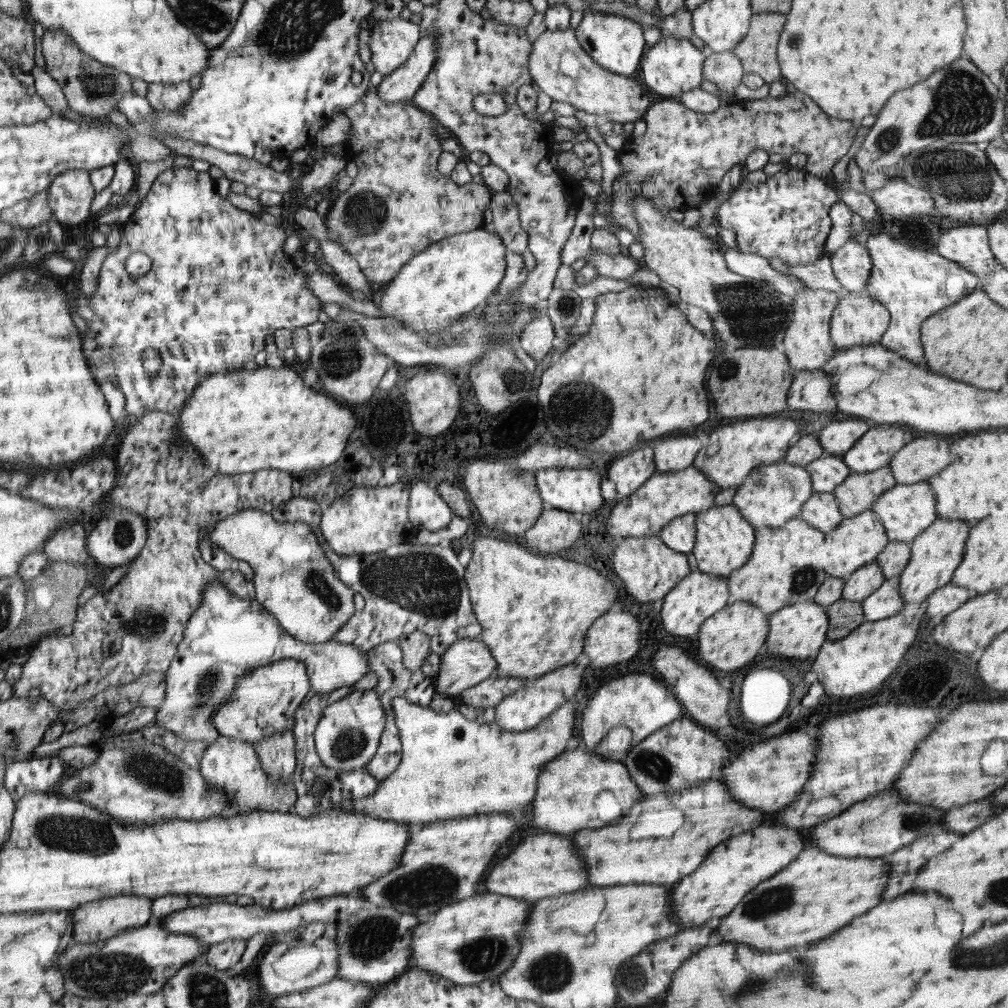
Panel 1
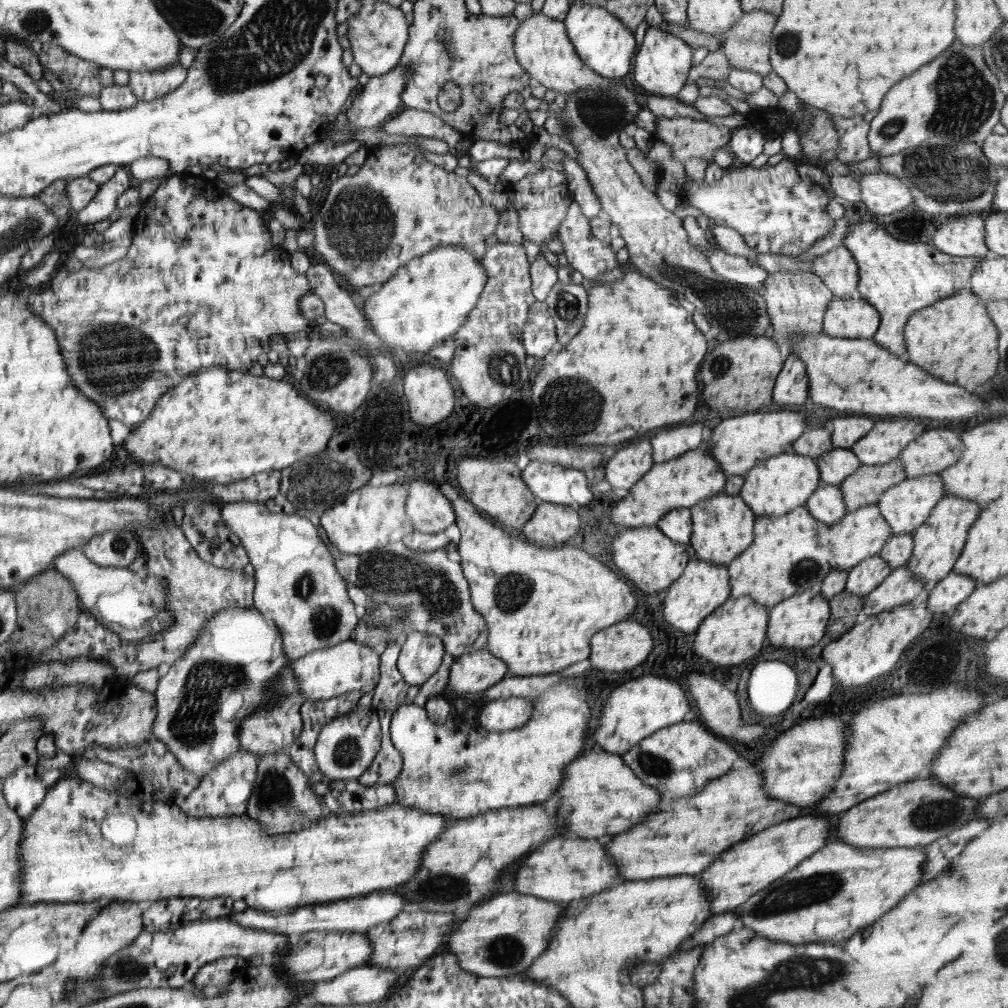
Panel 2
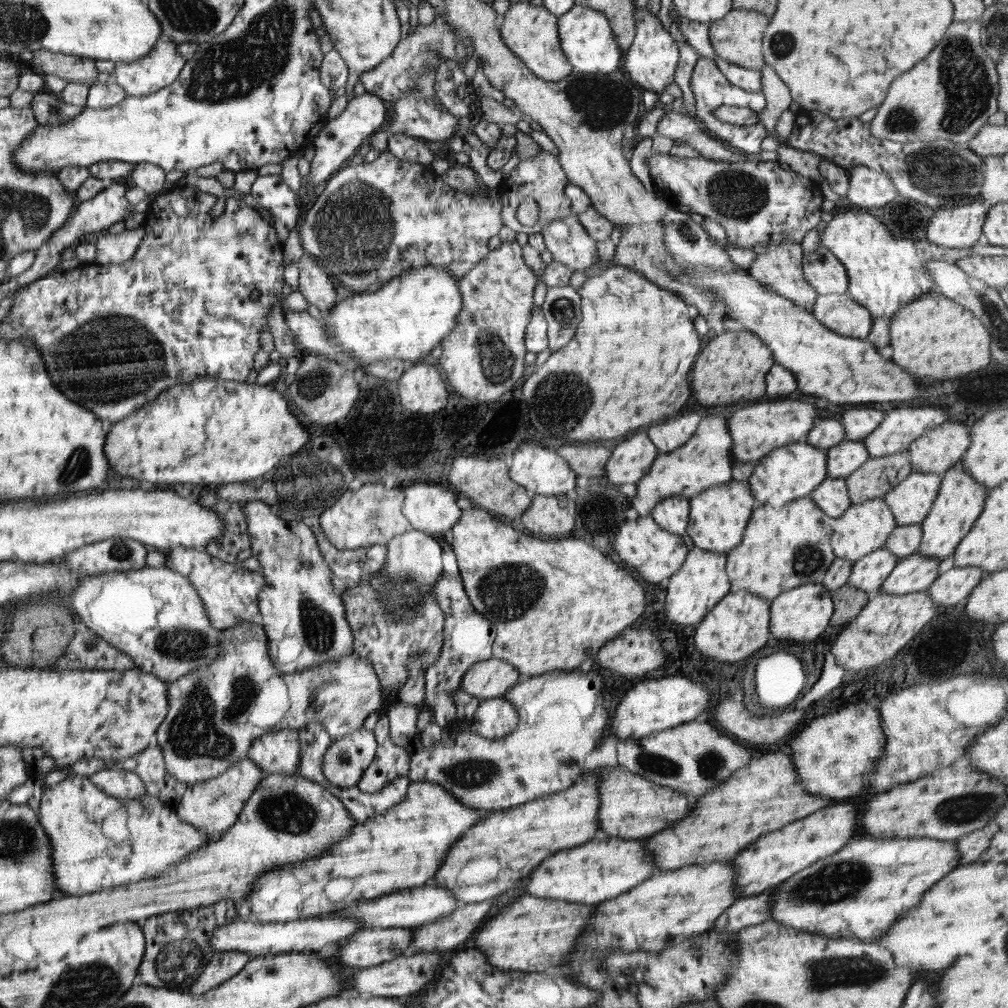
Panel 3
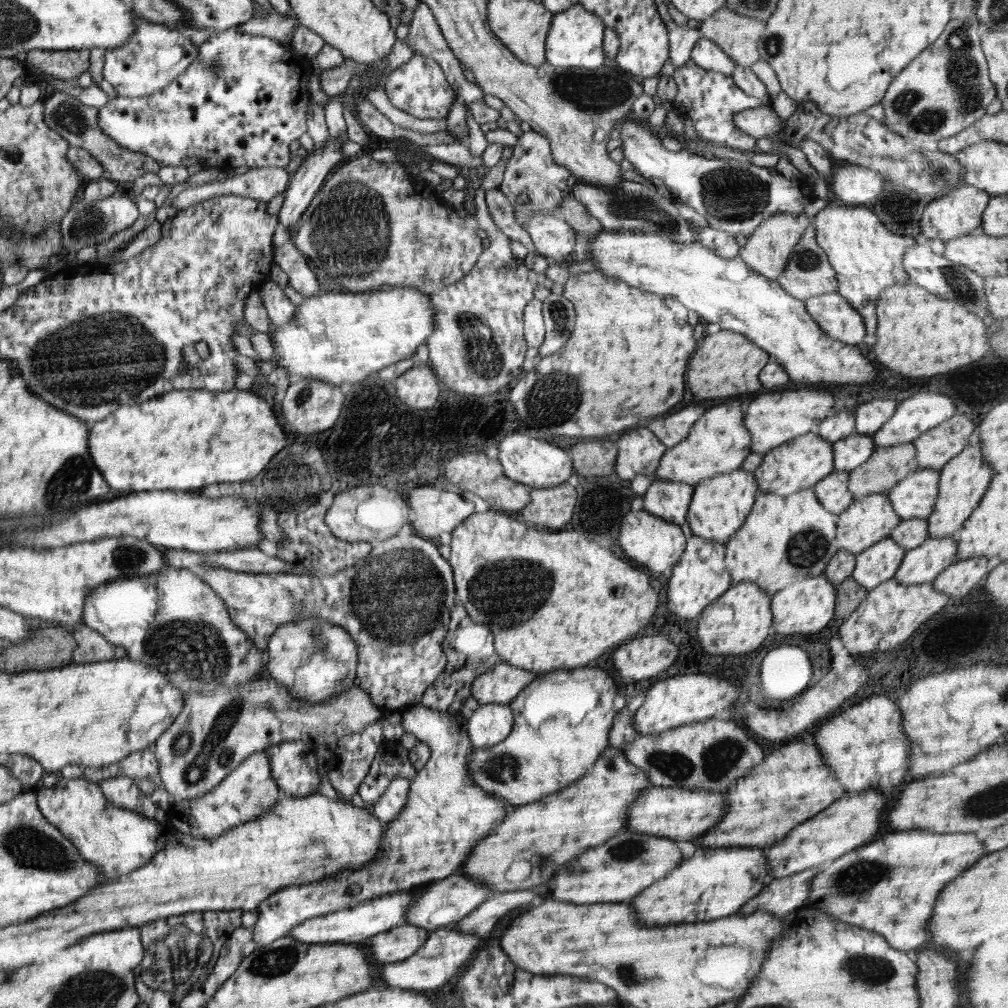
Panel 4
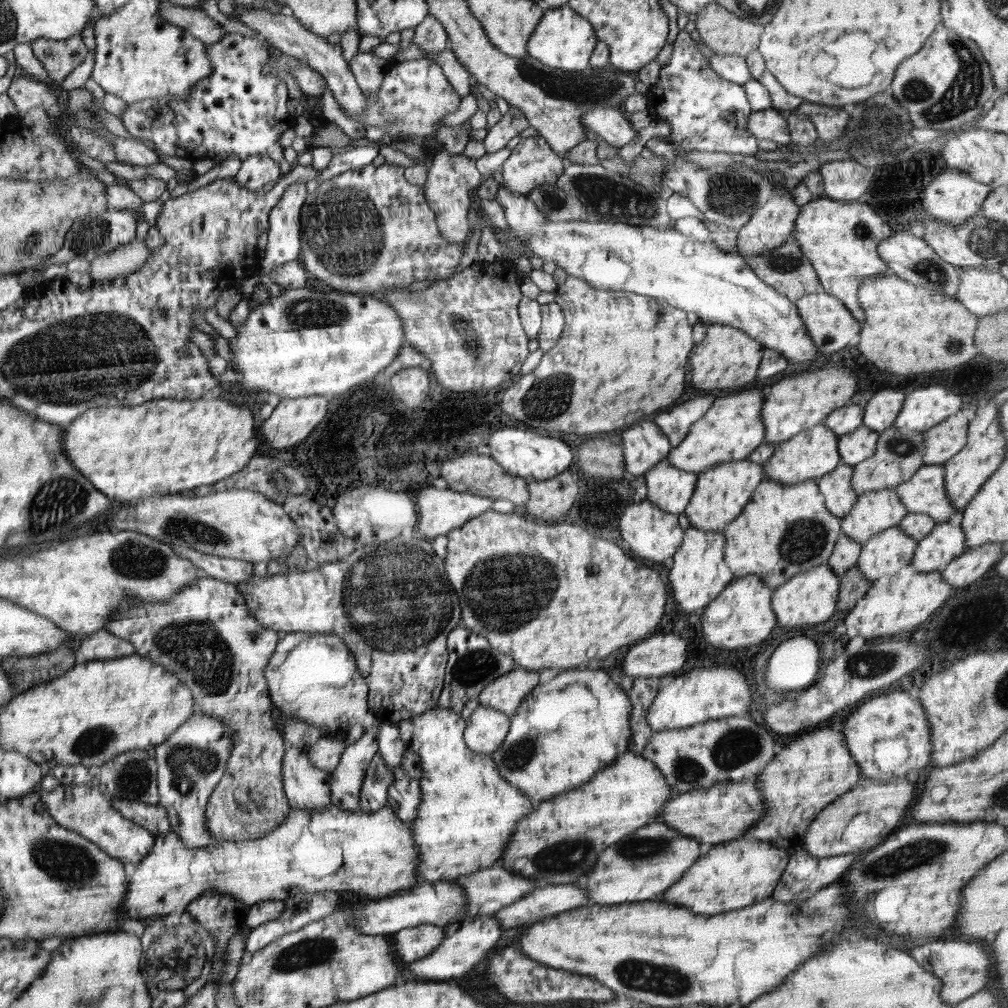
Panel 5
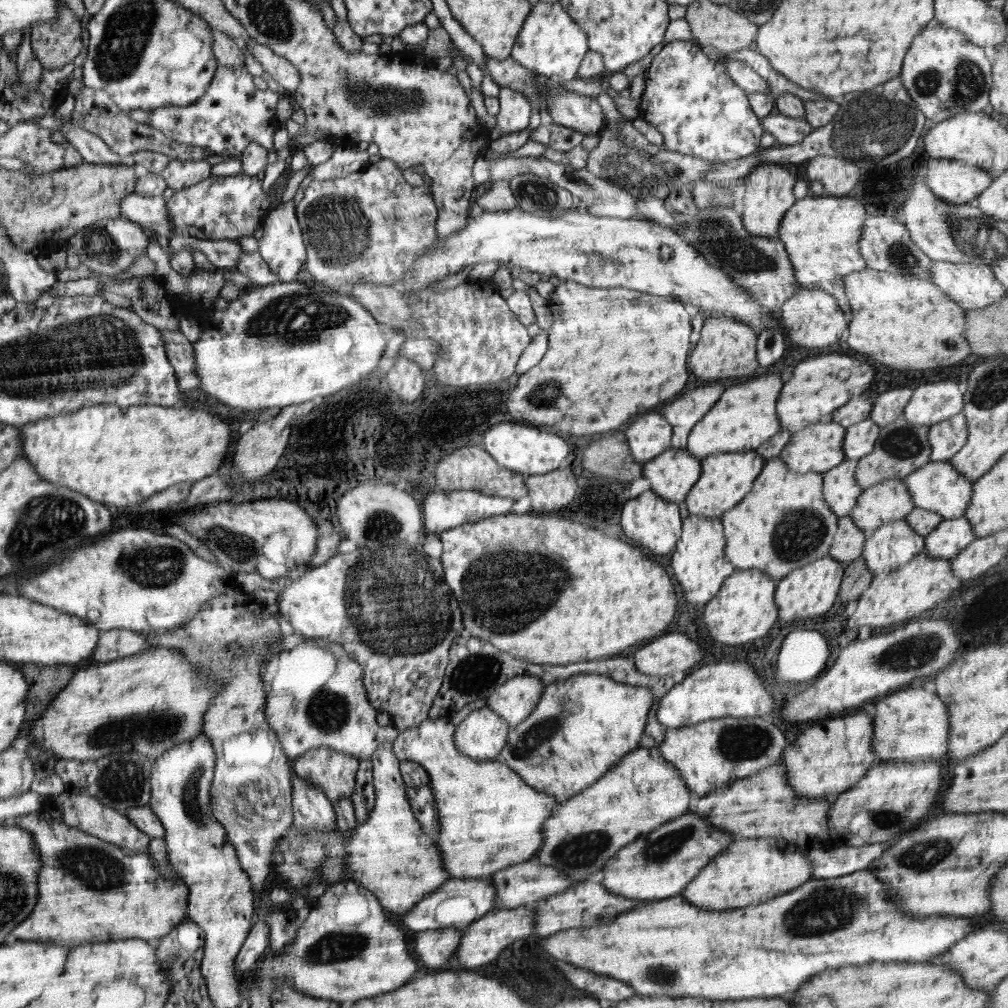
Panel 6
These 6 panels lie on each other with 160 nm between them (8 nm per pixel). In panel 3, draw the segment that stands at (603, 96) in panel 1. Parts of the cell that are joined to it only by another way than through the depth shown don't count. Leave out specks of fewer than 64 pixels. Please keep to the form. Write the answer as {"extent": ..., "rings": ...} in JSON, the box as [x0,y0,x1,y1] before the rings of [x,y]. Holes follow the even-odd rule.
{"extent":[499,2,574,81],"rings":[[[529,2],[512,3],[499,18],[499,33],[506,46],[526,64],[526,68],[544,81],[560,80],[571,76],[574,69],[568,63],[560,46],[557,16],[544,6],[532,6]]]}

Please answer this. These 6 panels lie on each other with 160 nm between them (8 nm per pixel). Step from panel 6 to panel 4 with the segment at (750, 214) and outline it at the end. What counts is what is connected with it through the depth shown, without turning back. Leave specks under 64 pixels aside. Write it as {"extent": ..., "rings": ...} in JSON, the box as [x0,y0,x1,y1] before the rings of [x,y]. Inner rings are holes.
{"extent":[740,213,810,280],"rings":[[[776,213],[762,221],[756,230],[747,238],[746,244],[740,247],[740,258],[753,268],[756,272],[763,274],[766,278],[776,280],[788,262],[793,247],[800,242],[805,230],[810,226],[810,219],[802,215],[790,213]]]}

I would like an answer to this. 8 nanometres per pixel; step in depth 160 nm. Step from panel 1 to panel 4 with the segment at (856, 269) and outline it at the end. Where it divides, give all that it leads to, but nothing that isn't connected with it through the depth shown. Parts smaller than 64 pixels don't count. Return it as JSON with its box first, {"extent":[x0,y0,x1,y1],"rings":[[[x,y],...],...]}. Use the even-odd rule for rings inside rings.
{"extent":[775,226,837,301],"rings":[[[808,226],[797,246],[793,247],[784,272],[775,280],[788,294],[805,301],[807,298],[837,292],[836,271],[830,266],[826,253],[818,246],[815,230]]]}

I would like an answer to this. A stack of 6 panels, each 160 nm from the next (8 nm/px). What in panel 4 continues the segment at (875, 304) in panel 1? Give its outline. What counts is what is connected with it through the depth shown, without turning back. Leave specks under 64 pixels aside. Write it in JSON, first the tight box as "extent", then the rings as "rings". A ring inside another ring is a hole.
{"extent":[805,292,865,346],"rings":[[[838,292],[807,298],[805,309],[830,338],[862,346],[865,322]]]}

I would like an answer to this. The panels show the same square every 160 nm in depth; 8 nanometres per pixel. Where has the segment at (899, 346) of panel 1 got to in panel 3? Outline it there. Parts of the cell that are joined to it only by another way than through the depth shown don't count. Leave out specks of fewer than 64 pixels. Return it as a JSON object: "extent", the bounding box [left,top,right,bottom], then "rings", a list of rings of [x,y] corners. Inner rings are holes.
{"extent":[820,210,971,347],"rings":[[[837,210],[835,215],[826,223],[822,235],[820,235],[821,245],[830,250],[834,256],[844,265],[848,275],[848,292],[852,295],[860,306],[869,310],[872,317],[872,326],[867,339],[876,347],[889,345],[888,325],[892,315],[906,303],[912,302],[915,298],[922,297],[923,294],[934,291],[935,284],[931,274],[925,269],[925,262],[930,259],[940,259],[952,261],[953,263],[960,258],[970,256],[971,249],[948,248],[931,243],[923,236],[896,236],[886,230],[886,226],[870,216],[868,212],[843,212]]]}

